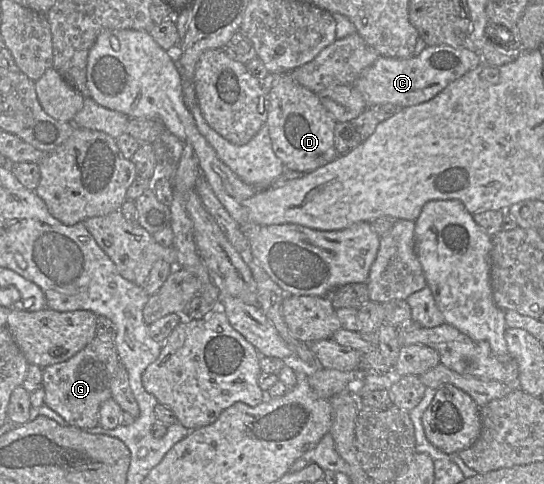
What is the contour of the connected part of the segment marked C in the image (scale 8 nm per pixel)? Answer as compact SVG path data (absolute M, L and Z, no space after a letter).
M448 45L426 46L418 55L408 59L380 56L353 82L368 108L391 103L400 108L411 107L436 97L450 83L482 63L482 58L467 48Z

